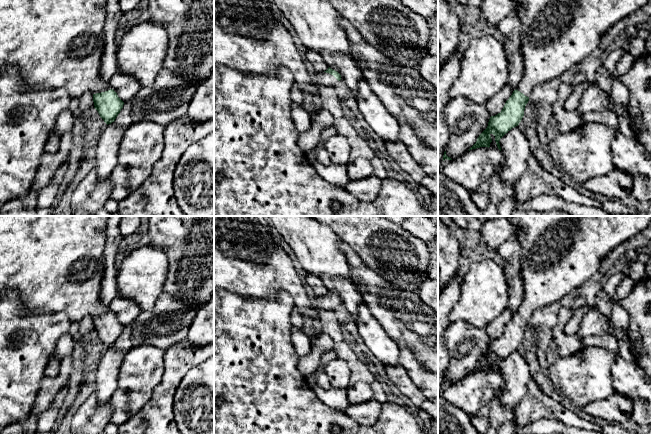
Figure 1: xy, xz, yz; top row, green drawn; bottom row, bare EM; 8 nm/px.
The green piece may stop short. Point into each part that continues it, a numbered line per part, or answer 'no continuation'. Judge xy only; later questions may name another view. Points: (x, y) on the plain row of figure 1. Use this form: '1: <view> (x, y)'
1: xy (54, 264)

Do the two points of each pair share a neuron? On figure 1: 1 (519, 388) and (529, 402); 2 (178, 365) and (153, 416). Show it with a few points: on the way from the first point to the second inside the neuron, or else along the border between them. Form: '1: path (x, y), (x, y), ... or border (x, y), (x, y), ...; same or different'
1: border (532, 380), (528, 384), (526, 393), (514, 407); different
2: path (171, 378), (161, 403); same

